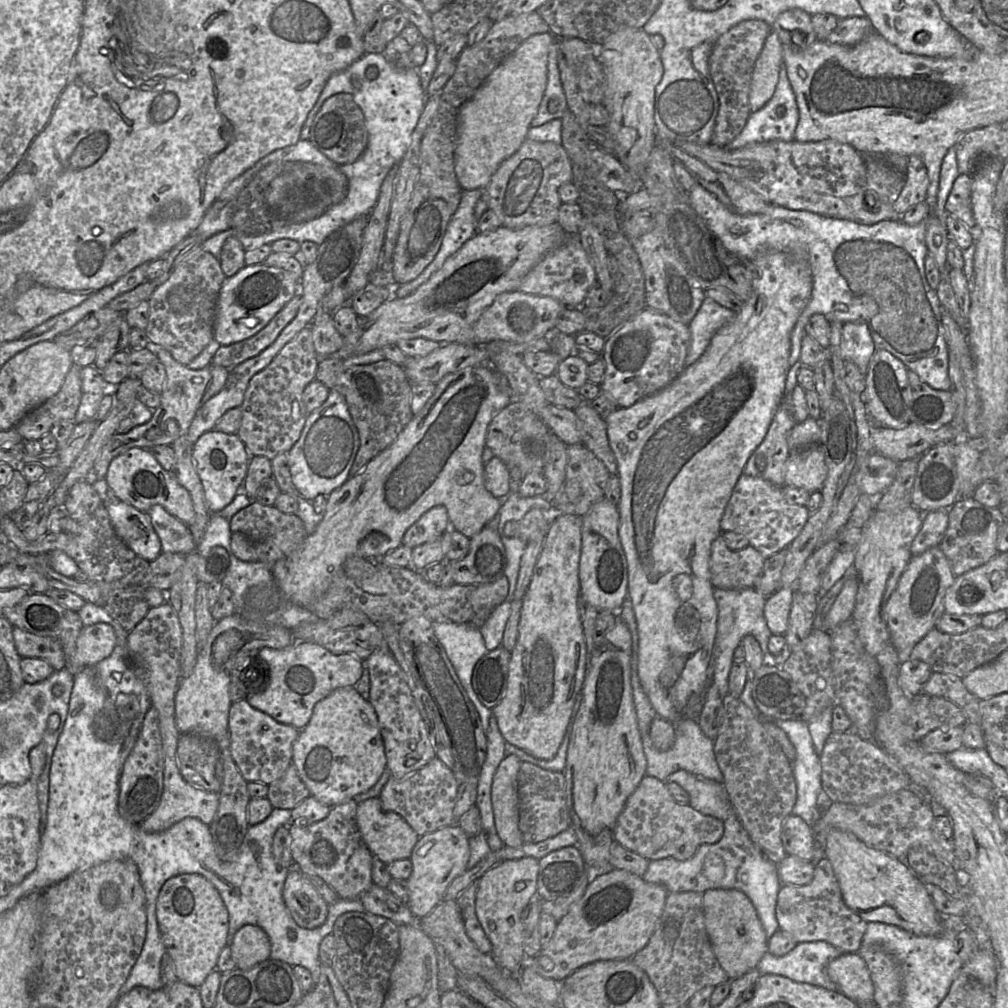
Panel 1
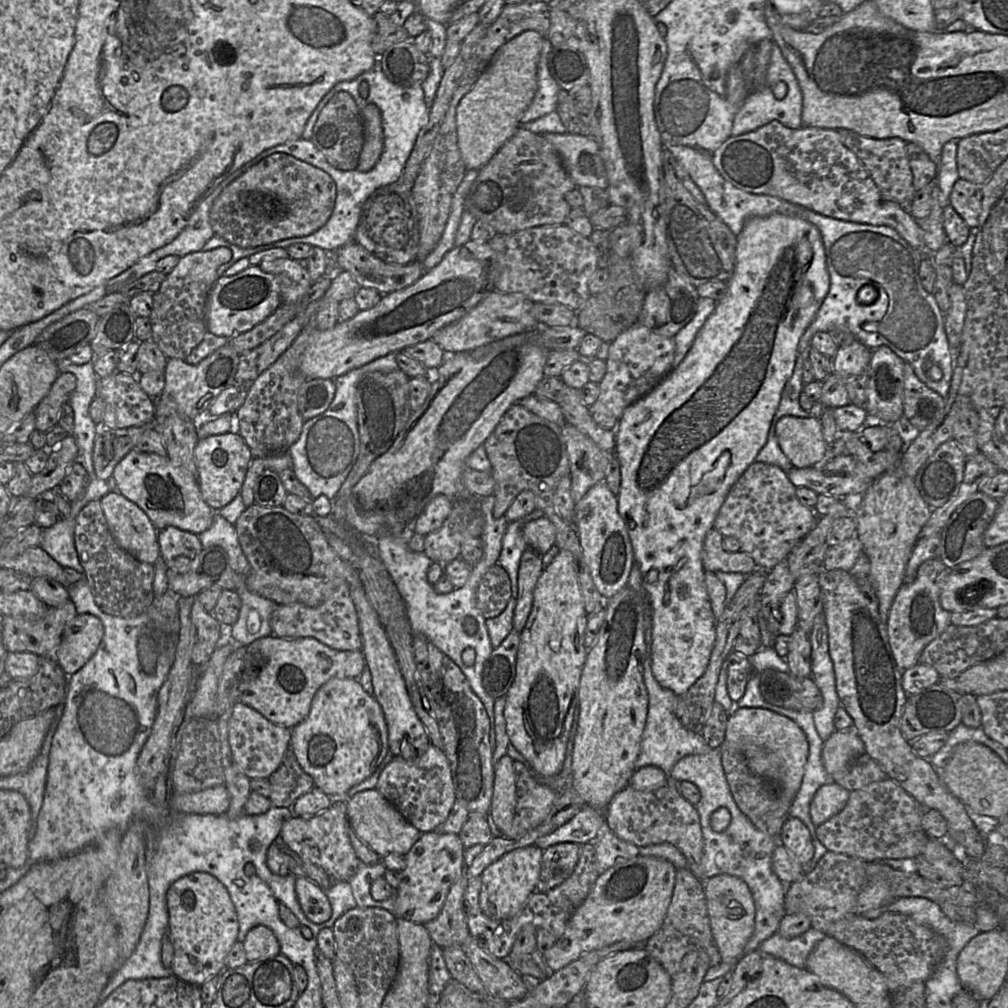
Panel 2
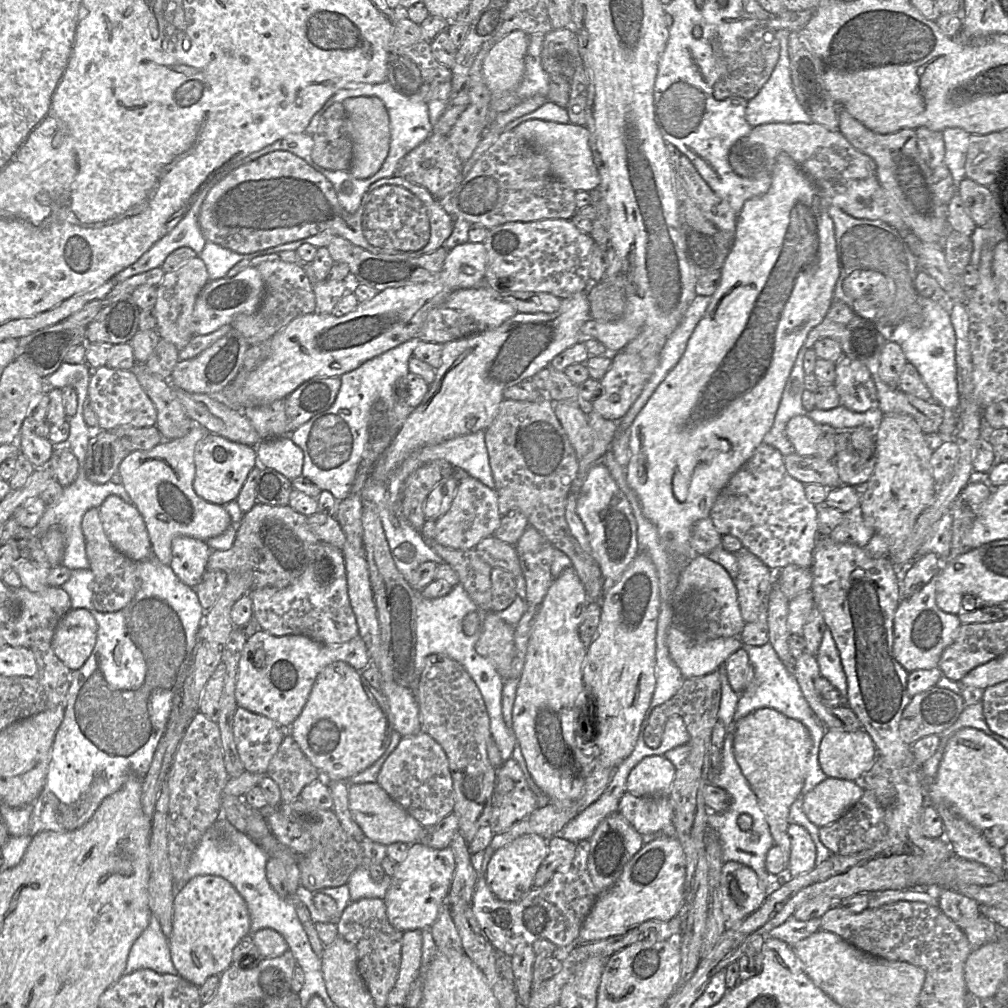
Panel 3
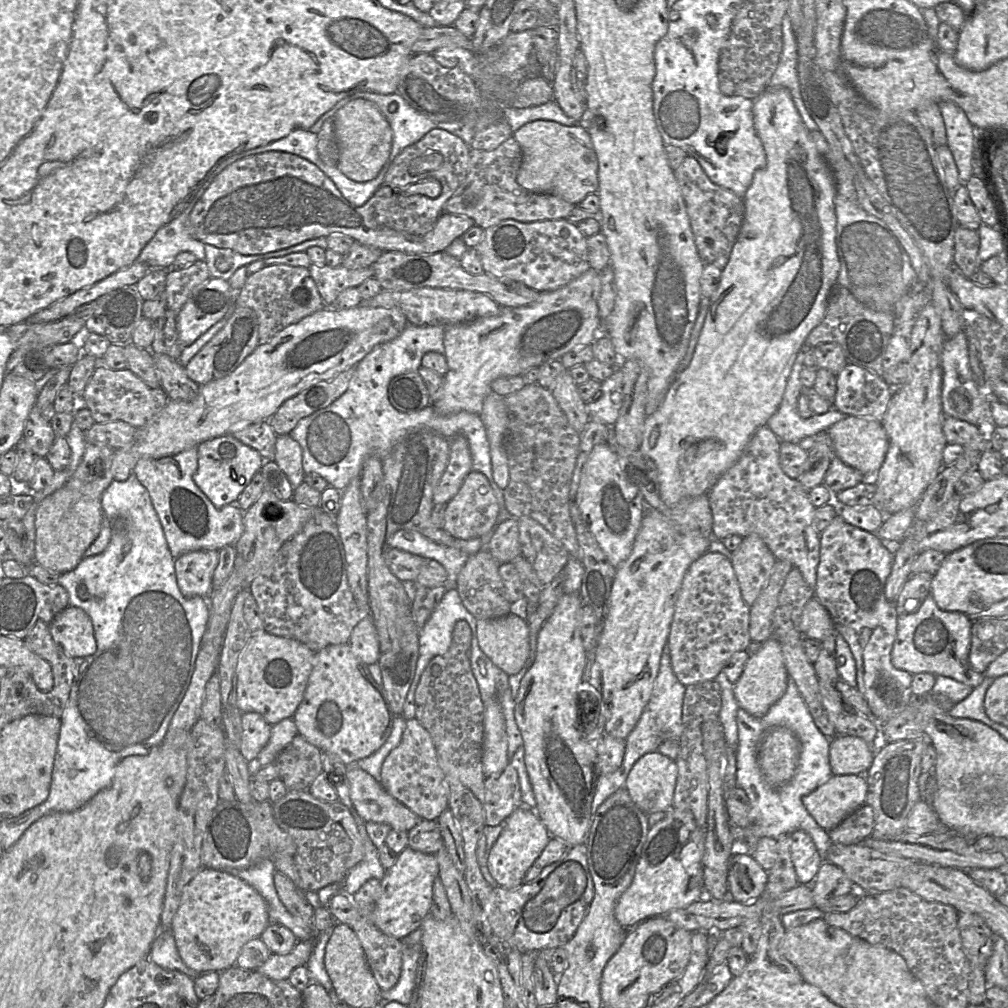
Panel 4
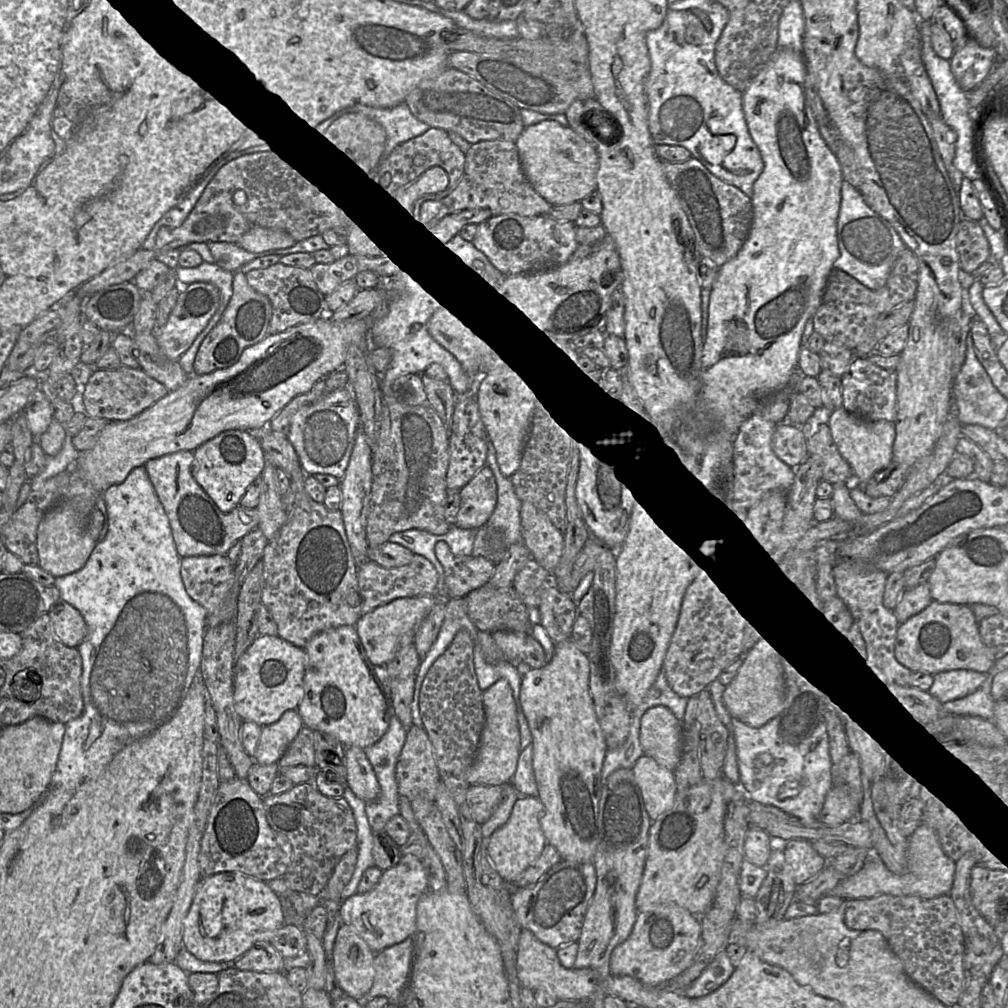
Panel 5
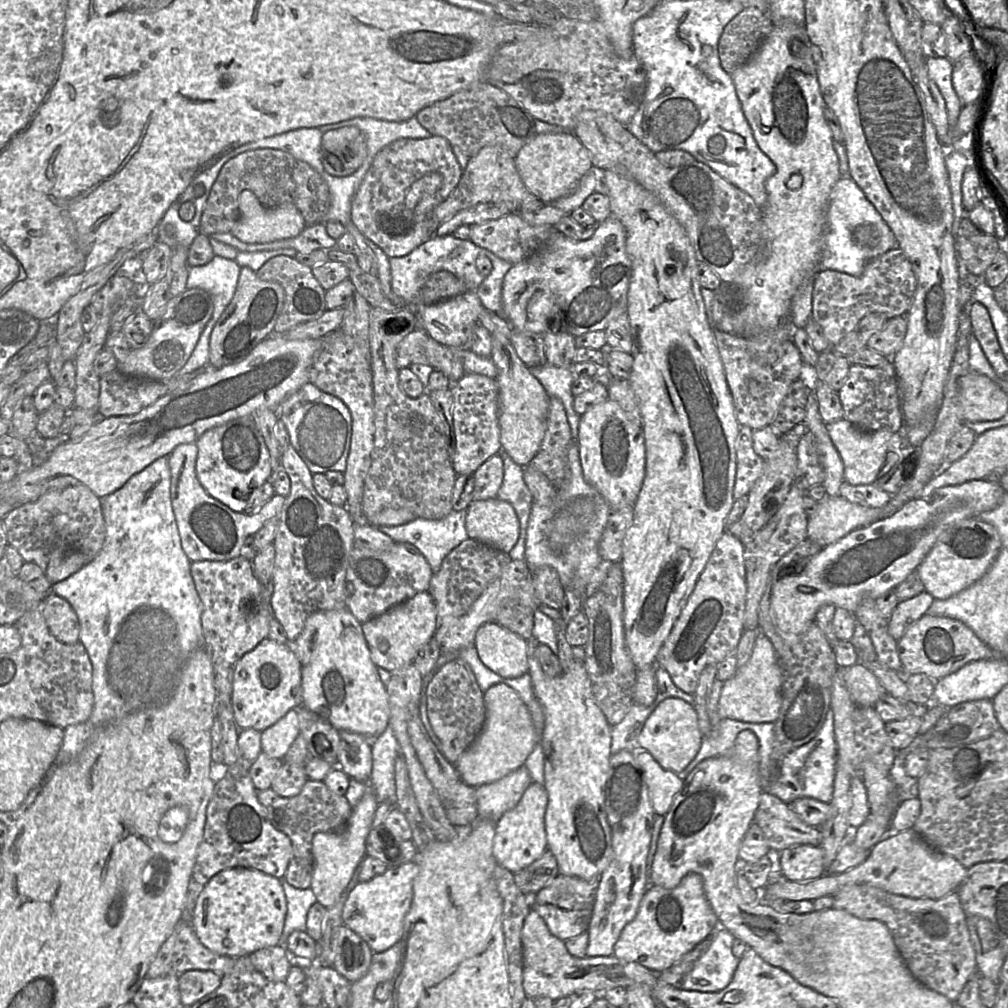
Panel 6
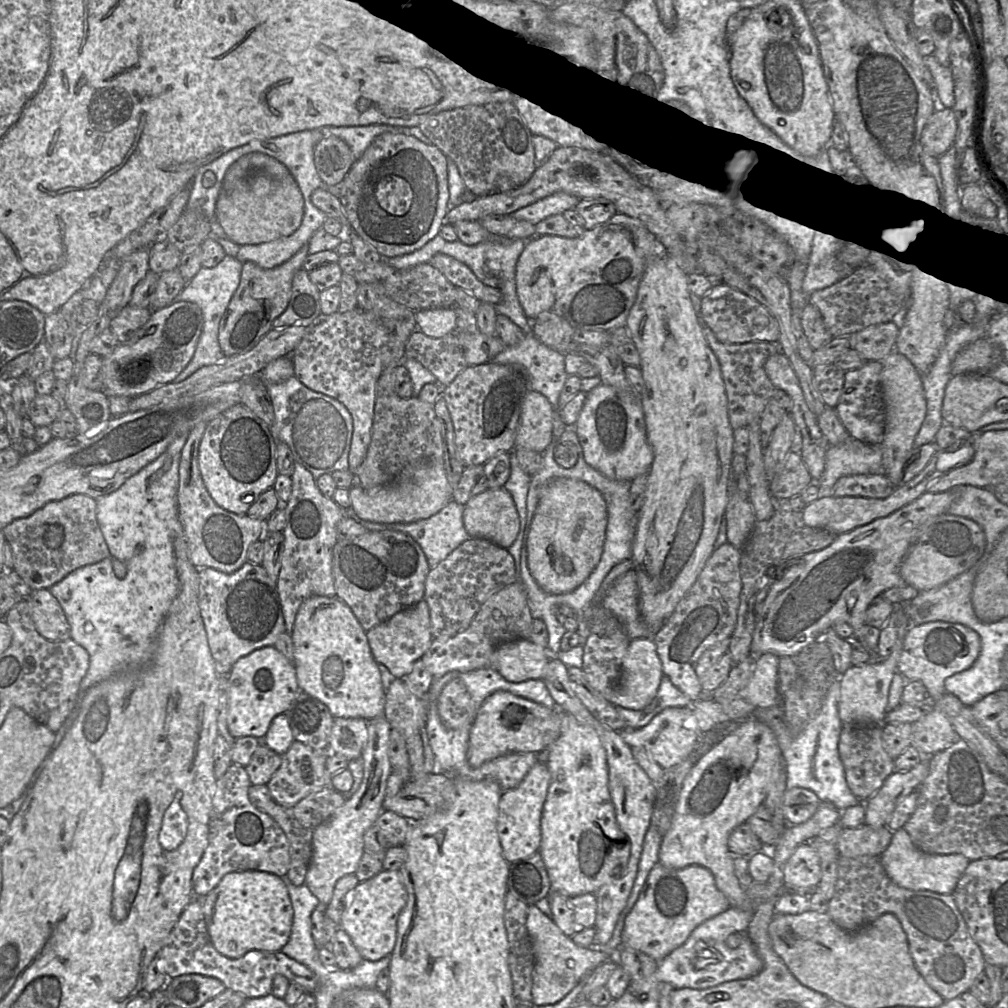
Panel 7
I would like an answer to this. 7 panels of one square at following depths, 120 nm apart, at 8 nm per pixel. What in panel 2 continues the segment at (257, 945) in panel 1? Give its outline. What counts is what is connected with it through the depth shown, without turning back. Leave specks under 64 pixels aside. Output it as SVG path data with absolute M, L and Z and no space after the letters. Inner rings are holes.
M257 925L249 930L242 943L248 962L271 958L280 953L278 939L273 931L264 925Z

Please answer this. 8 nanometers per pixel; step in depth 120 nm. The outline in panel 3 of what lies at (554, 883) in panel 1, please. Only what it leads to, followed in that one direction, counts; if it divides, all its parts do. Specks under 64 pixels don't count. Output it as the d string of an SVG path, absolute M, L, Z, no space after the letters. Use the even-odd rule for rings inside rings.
M557 834L548 840L548 851L534 878L534 887L544 886L559 868L570 864L575 856L576 844Z

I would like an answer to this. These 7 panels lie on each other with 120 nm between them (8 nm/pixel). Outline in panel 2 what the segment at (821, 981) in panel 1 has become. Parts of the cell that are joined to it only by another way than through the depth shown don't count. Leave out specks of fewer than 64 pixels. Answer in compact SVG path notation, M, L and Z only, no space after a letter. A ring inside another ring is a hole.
M814 928L795 938L786 939L778 932L759 946L762 955L770 955L800 969L806 968L810 952L826 935Z

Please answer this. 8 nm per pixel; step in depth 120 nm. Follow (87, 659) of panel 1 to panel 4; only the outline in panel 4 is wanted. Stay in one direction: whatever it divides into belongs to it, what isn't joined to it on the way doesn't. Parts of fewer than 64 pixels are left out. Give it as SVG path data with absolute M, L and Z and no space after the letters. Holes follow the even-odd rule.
M68 606L50 623L53 640L72 658L95 653L96 641L93 624L88 614L79 607Z

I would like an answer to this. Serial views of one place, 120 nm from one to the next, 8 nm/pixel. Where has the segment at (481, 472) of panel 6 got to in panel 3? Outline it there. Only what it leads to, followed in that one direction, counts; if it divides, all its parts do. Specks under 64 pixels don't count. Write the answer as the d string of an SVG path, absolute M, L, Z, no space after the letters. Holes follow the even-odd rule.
M469 475L459 480L449 510L436 520L433 539L443 546L454 549L474 549L480 540L494 535L501 518L495 490Z

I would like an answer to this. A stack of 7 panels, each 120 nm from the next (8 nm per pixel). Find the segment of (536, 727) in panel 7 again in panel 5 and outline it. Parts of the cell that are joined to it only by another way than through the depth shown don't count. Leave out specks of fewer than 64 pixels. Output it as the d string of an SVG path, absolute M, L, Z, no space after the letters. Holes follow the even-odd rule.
M500 678L483 692L485 725L474 763L467 772L470 785L503 785L511 783L520 755L520 730L513 690L506 678Z

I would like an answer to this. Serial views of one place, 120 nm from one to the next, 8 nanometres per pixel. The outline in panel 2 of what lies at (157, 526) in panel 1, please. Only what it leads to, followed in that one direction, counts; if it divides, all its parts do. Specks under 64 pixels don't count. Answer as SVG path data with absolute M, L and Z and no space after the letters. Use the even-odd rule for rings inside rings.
M174 526L158 531L160 556L169 570L185 573L193 559L203 550L198 535Z

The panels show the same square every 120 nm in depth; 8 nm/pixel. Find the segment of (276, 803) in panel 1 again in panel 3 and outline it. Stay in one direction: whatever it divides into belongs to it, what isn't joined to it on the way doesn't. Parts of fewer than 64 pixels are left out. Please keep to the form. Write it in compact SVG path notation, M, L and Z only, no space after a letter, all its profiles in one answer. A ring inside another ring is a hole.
M286 734L267 771L280 788L281 803L298 799L305 787L319 779L319 774L290 734Z

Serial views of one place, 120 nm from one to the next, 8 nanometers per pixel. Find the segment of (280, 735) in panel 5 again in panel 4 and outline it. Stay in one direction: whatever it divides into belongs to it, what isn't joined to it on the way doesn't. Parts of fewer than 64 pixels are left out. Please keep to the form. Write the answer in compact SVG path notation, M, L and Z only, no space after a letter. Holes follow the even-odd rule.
M294 718L283 719L273 725L268 743L258 756L249 762L249 769L252 776L261 768L274 764L280 752L287 747L297 735L298 730Z

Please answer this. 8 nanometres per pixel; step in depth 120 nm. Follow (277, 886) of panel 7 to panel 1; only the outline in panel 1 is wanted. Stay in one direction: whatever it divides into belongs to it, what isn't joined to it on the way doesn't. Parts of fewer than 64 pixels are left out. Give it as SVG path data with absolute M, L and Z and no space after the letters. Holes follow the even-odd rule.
M199 874L172 877L161 888L156 914L166 953L170 955L175 965L176 977L187 985L199 988L208 975L216 970L219 955L227 943L229 913L219 892L211 882Z

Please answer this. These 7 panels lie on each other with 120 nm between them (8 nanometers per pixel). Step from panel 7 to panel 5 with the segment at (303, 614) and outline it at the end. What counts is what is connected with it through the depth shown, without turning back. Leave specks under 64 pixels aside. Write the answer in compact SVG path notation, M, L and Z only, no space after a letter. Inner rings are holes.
M343 625L337 628L332 628L319 632L311 638L311 640L308 642L304 650L306 654L306 670L304 675L304 697L297 708L297 711L300 714L304 725L313 731L321 731L335 736L344 744L345 747L358 746L360 748L365 749L366 747L371 746L375 744L377 741L379 741L382 738L382 736L386 733L390 724L390 720L392 716L395 715L394 714L395 710L390 695L390 689L387 685L383 687L382 682L378 678L374 669L375 665L372 664L372 662L370 661L365 652L363 644L358 636L356 626Z

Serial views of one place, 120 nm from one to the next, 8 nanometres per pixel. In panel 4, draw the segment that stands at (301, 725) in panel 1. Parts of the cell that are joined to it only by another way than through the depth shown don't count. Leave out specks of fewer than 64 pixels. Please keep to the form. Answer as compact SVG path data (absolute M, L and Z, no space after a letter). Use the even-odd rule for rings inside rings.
M371 613L354 627L348 644L353 654L364 664L378 663L380 643ZM266 631L253 632L241 652L237 665L237 705L242 713L256 712L270 724L293 718L301 704L314 666L315 652L294 639L280 637Z

